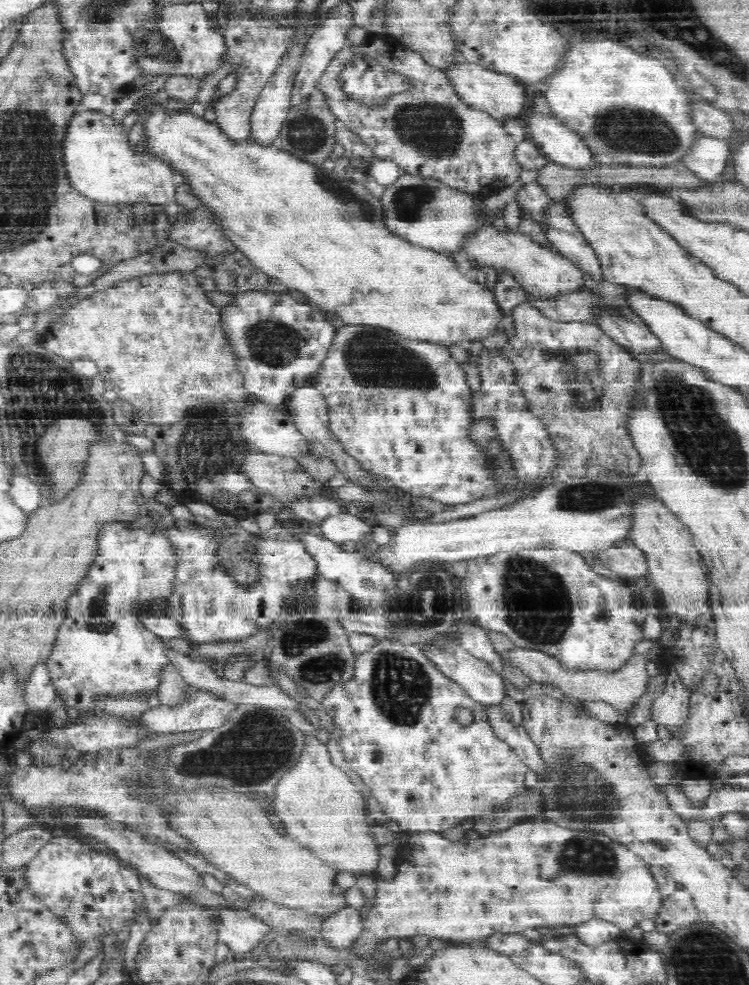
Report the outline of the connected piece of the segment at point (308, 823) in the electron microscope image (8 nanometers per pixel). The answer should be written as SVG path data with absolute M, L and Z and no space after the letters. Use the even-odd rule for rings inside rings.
M306 735L298 760L292 772L287 772L280 780L274 802L274 812L284 820L288 834L298 842L308 842L304 846L312 848L318 858L338 871L374 876L382 858L381 844L372 835L375 823L368 816L368 798L363 790L352 782L347 771L334 764L328 746L315 736ZM316 844L322 844L322 850L316 850Z

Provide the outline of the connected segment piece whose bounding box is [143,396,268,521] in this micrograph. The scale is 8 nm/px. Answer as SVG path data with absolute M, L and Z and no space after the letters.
M248 396L241 401L224 401L219 405L196 405L190 414L175 424L146 425L143 435L152 440L153 449L165 470L162 484L176 496L176 500L185 504L198 500L206 502L228 514L231 521L260 513L262 500L268 496L258 492L248 474L242 471L244 460L254 452L242 431L242 420L246 406L256 400L256 396Z

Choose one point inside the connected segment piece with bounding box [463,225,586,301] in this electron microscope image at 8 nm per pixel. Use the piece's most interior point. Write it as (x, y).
(544, 273)

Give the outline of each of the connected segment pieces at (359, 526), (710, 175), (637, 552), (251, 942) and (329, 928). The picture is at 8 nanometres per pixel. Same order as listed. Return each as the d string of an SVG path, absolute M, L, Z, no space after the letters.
M350 513L330 516L323 520L320 528L323 535L336 544L359 543L362 538L370 536L372 532L372 526L366 520L361 520Z
M704 136L680 166L705 180L720 178L730 164L730 147L726 139Z
M626 542L595 554L598 562L630 580L642 580L649 573L646 553L640 547Z
M224 910L220 917L222 926L218 940L228 944L234 952L251 952L264 938L268 938L274 932L273 926L246 912Z
M346 908L319 922L320 938L336 950L350 948L352 941L360 936L362 918L359 909Z

